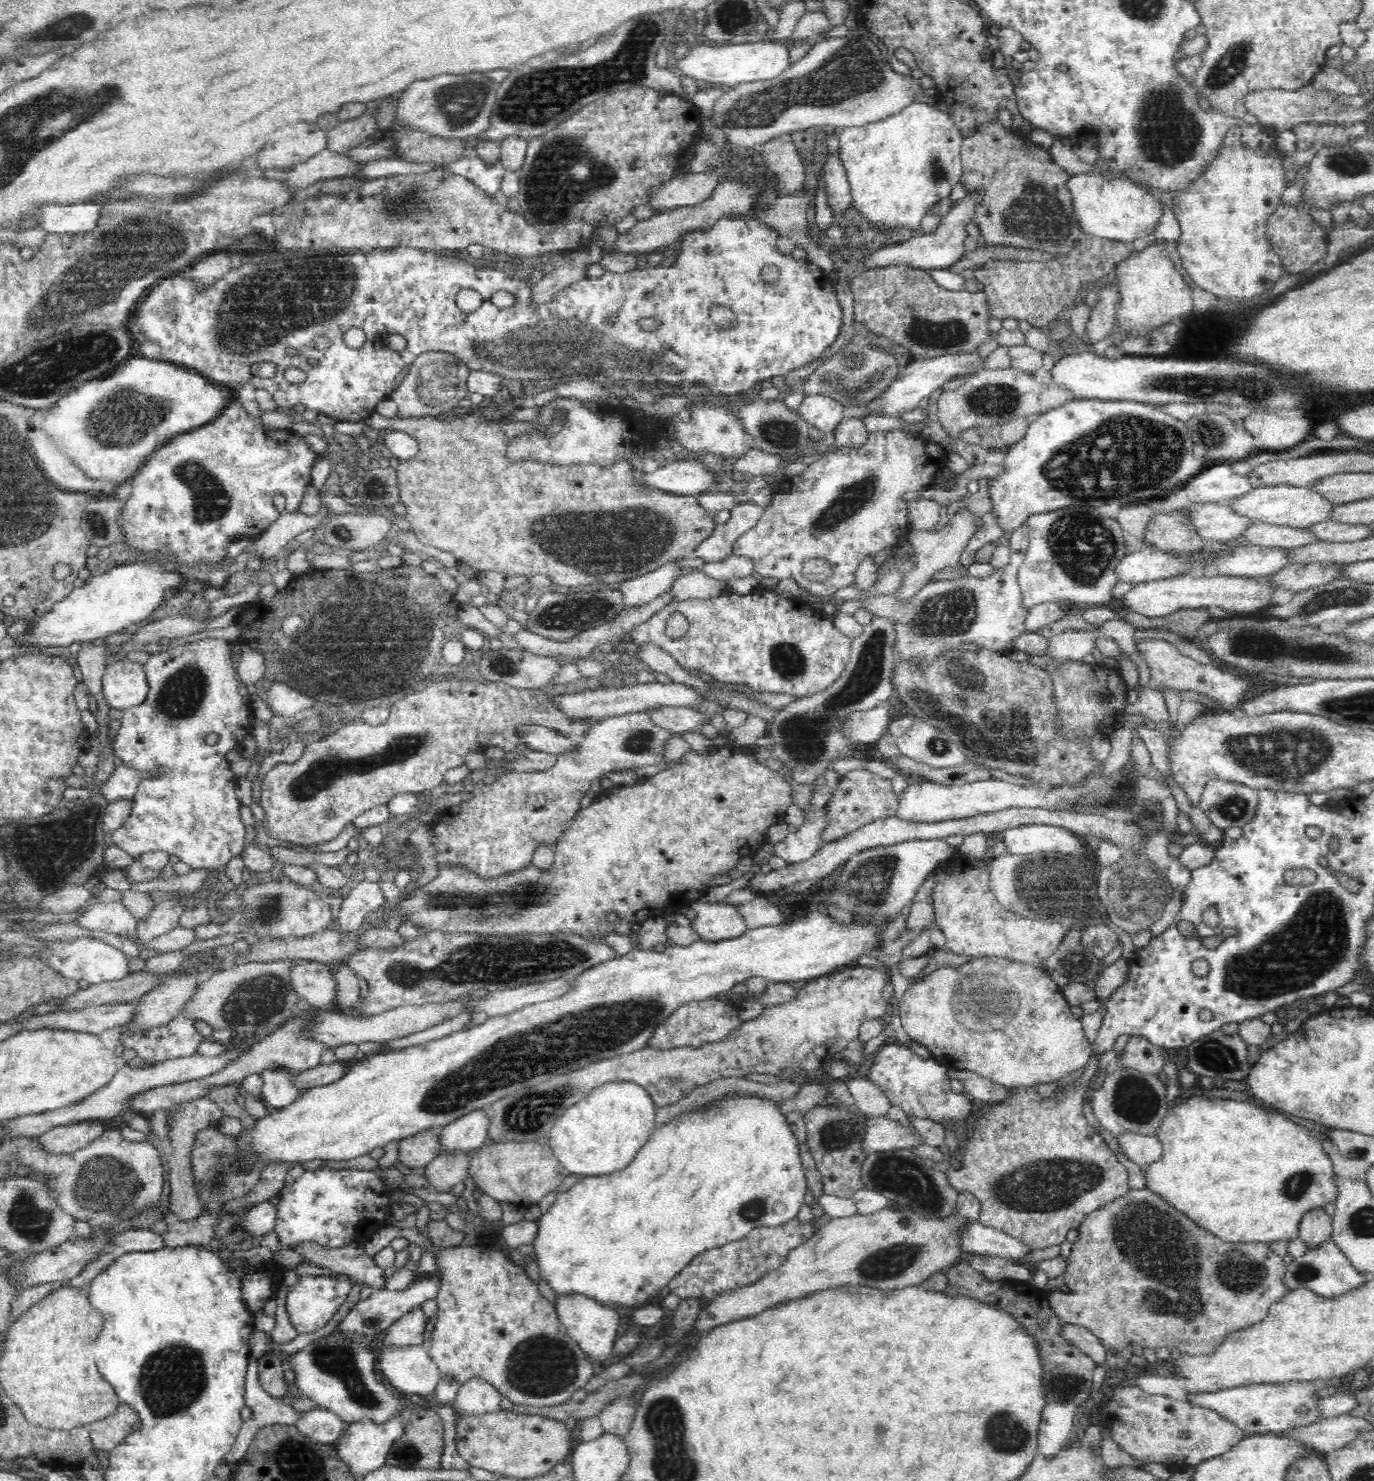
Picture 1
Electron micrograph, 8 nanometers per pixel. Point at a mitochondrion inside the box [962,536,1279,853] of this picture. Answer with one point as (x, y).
(1232, 806)

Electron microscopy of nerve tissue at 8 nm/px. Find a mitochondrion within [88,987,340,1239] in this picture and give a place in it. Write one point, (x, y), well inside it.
(218, 1185)

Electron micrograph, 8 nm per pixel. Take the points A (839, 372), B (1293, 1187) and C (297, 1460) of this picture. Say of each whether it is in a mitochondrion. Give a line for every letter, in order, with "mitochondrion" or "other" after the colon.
A: mitochondrion
B: mitochondrion
C: mitochondrion

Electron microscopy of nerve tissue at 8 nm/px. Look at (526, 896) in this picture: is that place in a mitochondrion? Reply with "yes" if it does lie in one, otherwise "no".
yes

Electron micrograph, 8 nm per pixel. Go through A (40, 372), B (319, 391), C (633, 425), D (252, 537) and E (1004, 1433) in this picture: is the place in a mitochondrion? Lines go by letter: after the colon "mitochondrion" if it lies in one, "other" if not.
A: mitochondrion
B: other
C: other
D: other
E: mitochondrion

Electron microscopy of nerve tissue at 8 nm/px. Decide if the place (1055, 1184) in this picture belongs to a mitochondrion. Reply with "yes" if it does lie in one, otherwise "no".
yes

